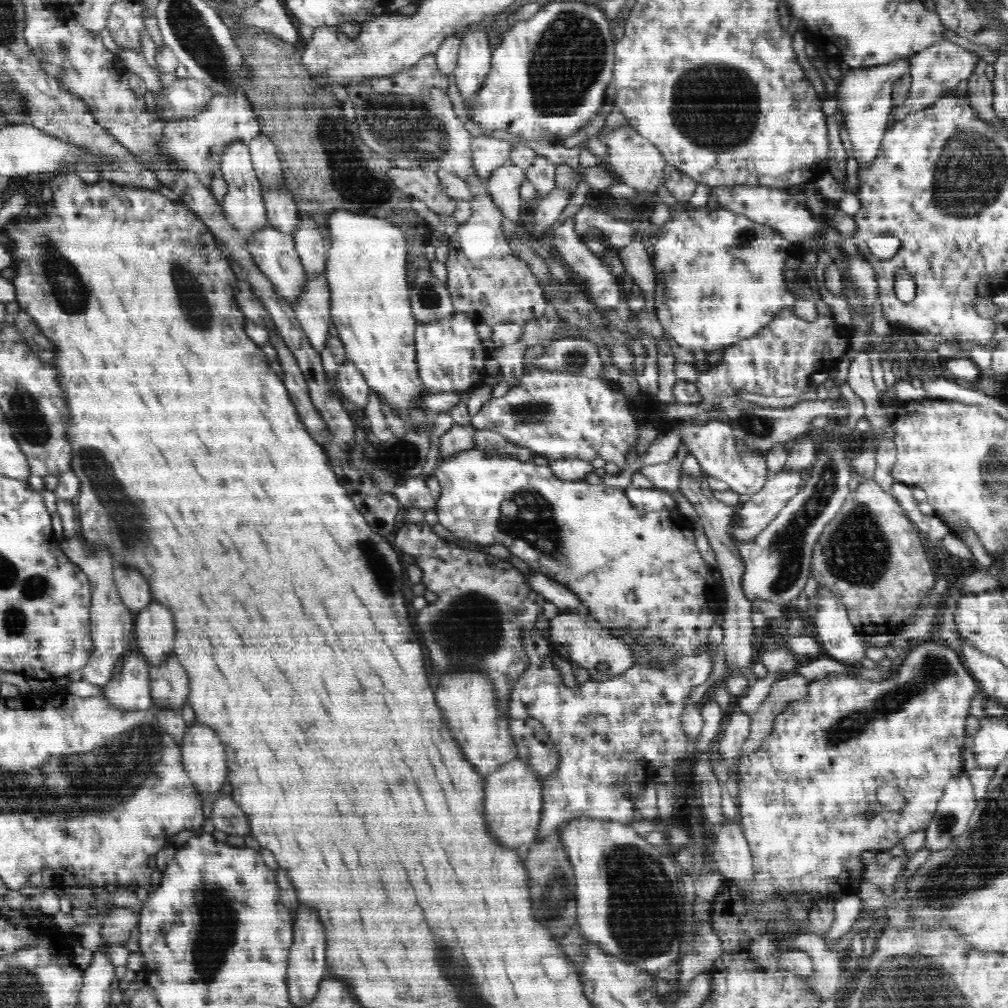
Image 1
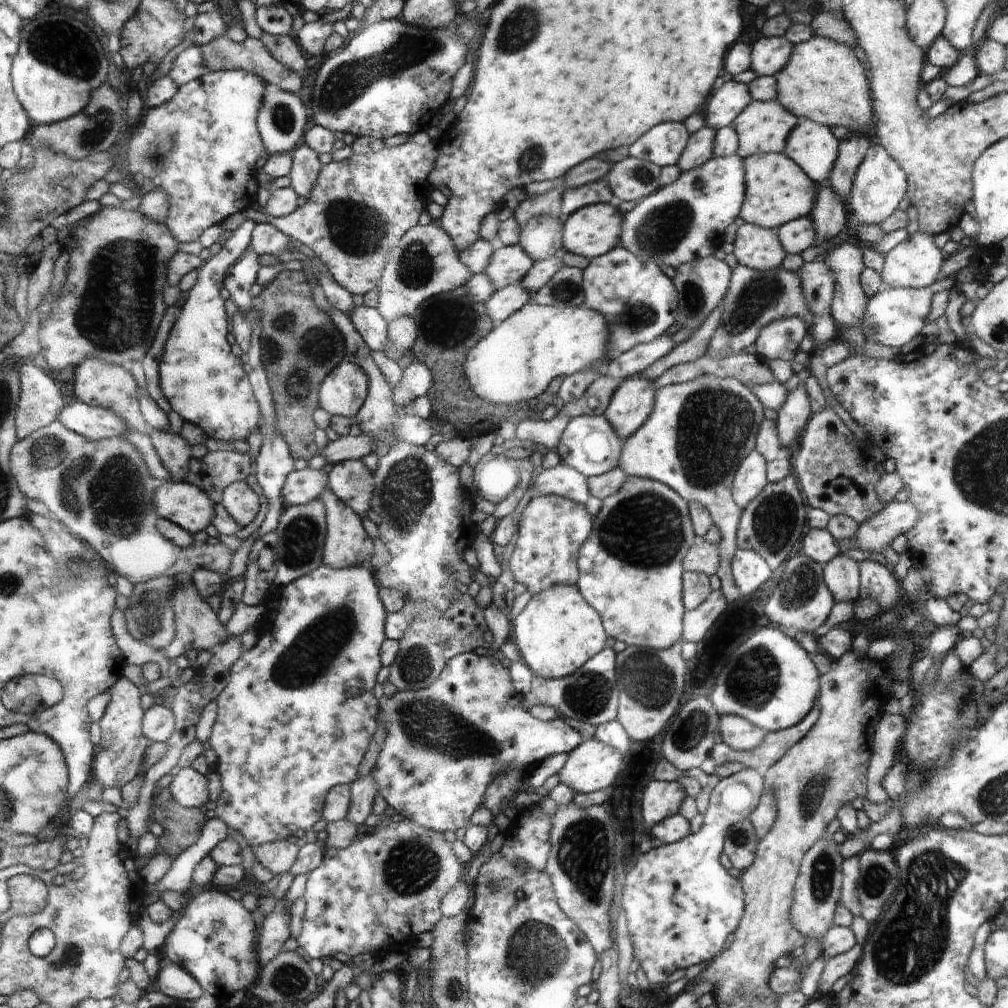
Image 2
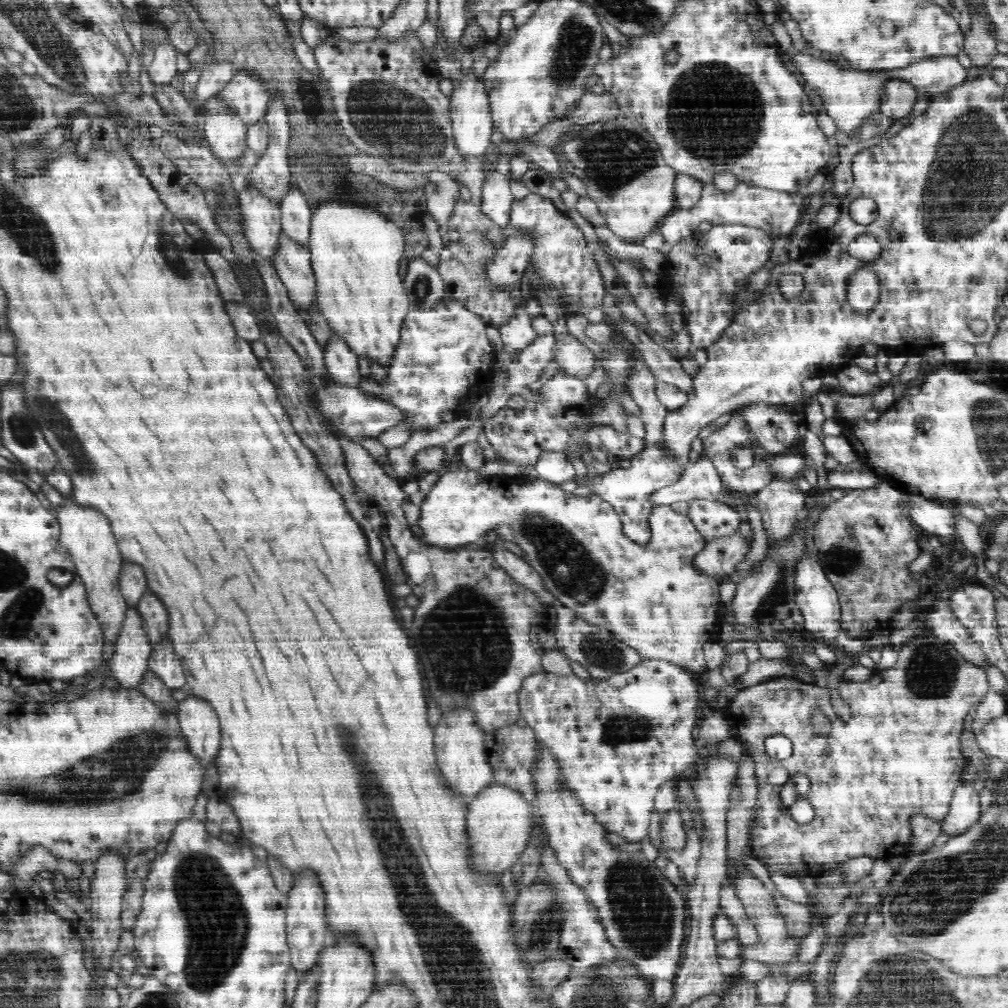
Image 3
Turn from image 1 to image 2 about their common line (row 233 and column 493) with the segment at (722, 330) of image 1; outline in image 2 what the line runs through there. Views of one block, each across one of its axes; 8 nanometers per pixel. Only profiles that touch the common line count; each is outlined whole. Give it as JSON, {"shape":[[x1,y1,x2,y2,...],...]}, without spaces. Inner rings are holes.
{"shape":[[474,651,463,652,449,658,444,664,444,668,440,671,438,678,428,686,428,688,422,688,420,690,398,690,392,696,382,695,382,716,381,721,384,722,384,728,386,728,386,738,384,738,384,744,380,748,380,754,378,754,378,760,376,766,372,770,372,776,376,780,376,792,386,802,387,806,393,808,395,812,402,814,405,819,411,820,418,824,418,826,424,826,434,832,456,832,458,828,466,827,470,816,474,814,474,810,484,802,484,790,489,788,490,782,492,782,500,774,504,774,510,768,516,768,520,766,523,769,530,769,534,764,539,763,548,756,553,756,559,752,564,754,572,753,574,749,578,748,581,744,582,737,579,732,576,732,569,723,564,720,556,719,550,722,534,720,534,716,528,714,520,704,520,692,514,690,514,682,510,678,510,672,506,666,502,666,500,661,495,657,476,654]]}

